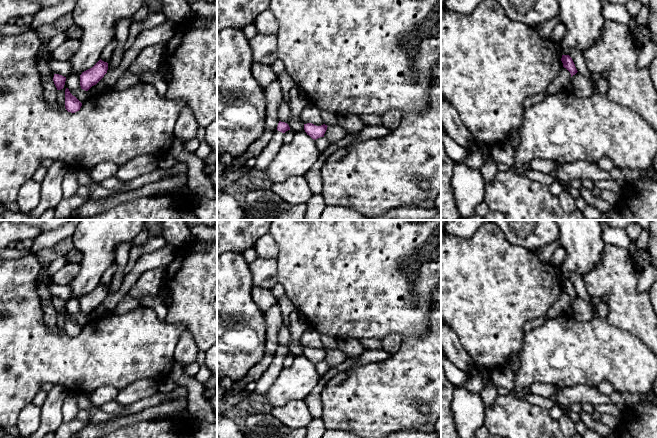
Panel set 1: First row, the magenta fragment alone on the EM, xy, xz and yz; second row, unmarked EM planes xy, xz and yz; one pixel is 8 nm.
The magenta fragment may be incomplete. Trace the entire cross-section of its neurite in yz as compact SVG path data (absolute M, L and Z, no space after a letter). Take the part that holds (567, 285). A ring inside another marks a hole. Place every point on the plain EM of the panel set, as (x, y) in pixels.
M562 279L561 285L563 287L563 291L570 296L571 301L578 296L572 282L569 279Z

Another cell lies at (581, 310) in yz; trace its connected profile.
M576 297L571 301L571 314L581 322L588 322L593 319L592 306L580 297Z

